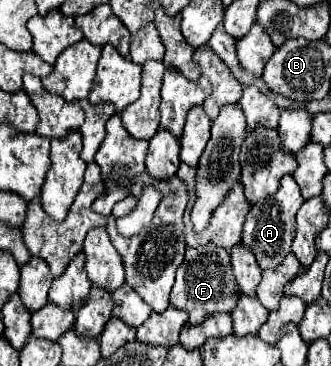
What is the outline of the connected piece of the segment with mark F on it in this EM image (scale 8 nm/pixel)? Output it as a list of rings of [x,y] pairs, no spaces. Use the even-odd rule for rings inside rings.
[[[215,244],[187,248],[185,262],[177,268],[177,280],[171,290],[171,306],[181,308],[189,314],[189,326],[197,326],[213,314],[231,312],[237,306],[239,296],[241,292],[231,272],[227,250],[217,248]]]

